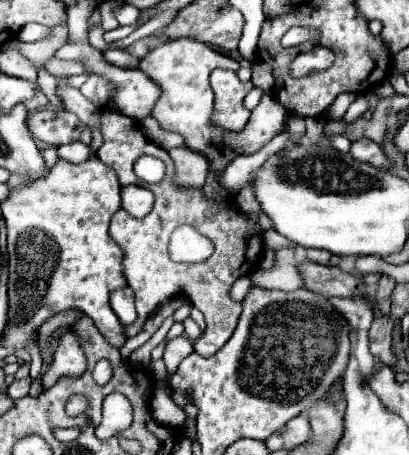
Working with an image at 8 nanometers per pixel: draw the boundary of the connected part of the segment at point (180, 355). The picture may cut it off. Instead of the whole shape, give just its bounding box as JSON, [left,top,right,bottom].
[164,336,192,370]

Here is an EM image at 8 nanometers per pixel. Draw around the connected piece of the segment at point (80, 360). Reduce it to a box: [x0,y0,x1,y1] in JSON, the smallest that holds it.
[42,332,86,390]

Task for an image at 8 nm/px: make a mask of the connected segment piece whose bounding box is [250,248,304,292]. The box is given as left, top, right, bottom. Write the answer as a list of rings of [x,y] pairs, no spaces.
[[[282,248],[276,252],[276,268],[272,268],[272,270],[256,268],[250,274],[250,278],[256,286],[278,288],[278,290],[286,290],[286,292],[292,292],[292,290],[298,290],[304,286],[302,276],[296,268],[296,254],[294,254],[294,250],[288,250],[288,248]]]

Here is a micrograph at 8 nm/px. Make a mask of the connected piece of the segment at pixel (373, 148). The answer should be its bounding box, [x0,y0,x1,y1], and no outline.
[350,138,392,168]

